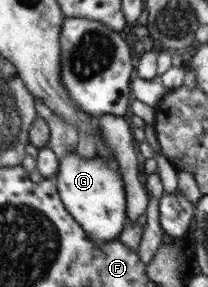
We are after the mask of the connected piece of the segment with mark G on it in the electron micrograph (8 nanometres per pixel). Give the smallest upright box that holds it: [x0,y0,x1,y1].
[56,150,126,245]

